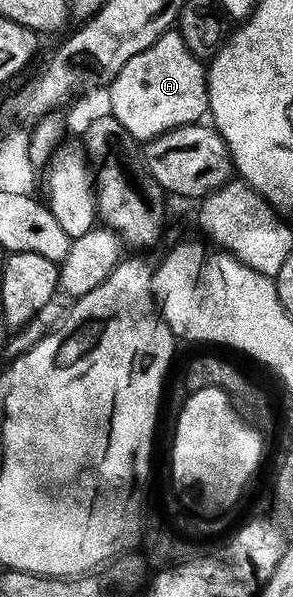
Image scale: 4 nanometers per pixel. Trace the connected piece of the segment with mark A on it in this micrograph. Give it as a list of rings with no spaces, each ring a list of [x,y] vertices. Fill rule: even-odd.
[[[171,30],[156,38],[148,50],[136,54],[136,58],[120,70],[113,87],[123,88],[130,95],[122,104],[123,110],[130,116],[163,116],[170,120],[166,122],[198,122],[207,115],[210,103],[207,75],[207,65],[188,50],[180,33]]]

